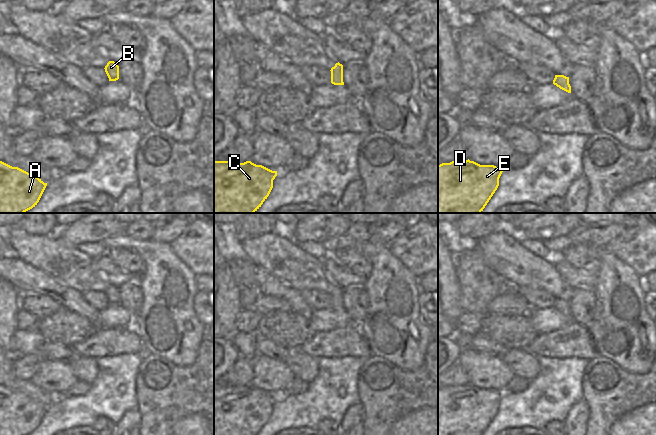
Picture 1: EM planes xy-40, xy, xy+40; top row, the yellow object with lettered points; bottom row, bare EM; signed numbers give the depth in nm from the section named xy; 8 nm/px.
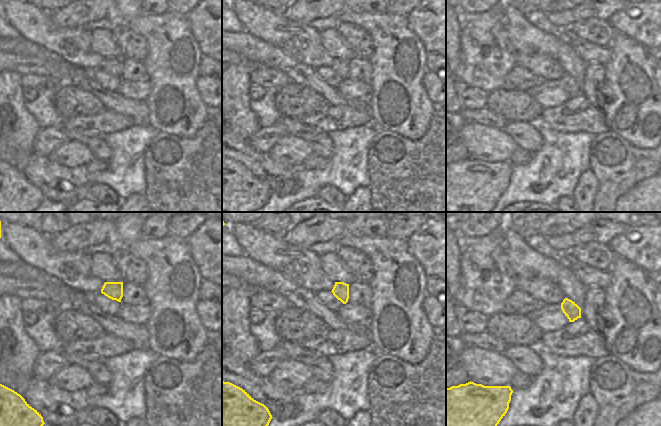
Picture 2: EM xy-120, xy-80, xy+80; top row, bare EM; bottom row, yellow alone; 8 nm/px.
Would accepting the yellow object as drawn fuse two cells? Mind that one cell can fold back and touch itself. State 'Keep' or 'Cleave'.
Keep.

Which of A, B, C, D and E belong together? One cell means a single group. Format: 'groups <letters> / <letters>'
groups A B C D E

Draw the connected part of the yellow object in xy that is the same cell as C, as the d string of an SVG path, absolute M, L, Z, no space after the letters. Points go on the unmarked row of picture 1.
M214 385L214 435L257 435L269 420L277 395L251 385Z

